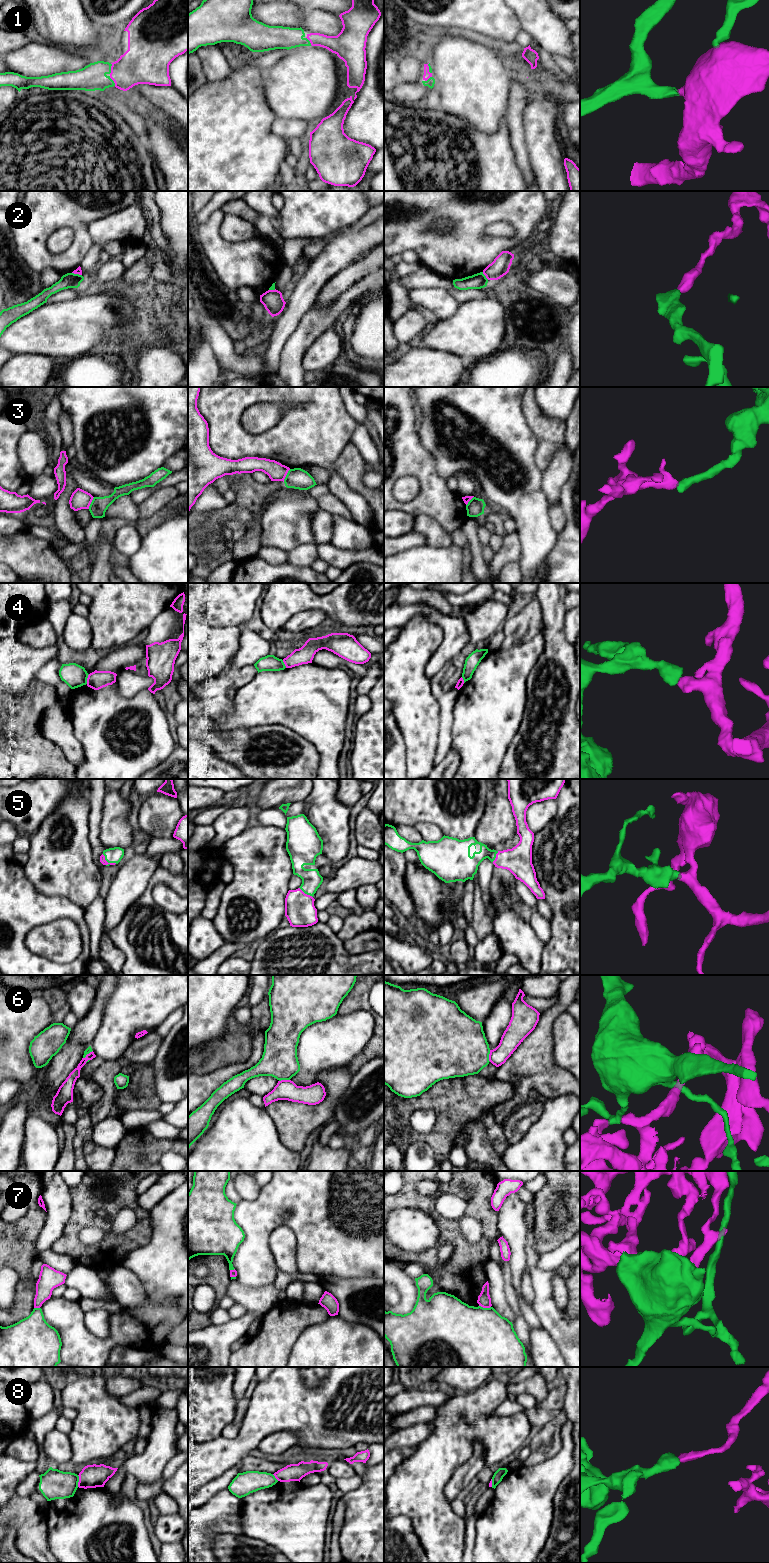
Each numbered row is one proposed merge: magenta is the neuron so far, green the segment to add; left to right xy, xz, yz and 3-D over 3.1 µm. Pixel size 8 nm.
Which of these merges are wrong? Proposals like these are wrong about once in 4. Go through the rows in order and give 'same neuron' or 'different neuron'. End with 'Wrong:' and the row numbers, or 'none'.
1: same neuron
2: different neuron
3: different neuron
4: different neuron
5: same neuron
6: same neuron
7: same neuron
8: different neuron
Wrong: 2, 3, 4, 8

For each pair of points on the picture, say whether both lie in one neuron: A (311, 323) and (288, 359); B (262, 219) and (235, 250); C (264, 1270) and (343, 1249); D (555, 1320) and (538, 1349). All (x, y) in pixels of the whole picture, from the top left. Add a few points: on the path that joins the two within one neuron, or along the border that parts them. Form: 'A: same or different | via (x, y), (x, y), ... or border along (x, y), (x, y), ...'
A: same | via (307, 332), (297, 343), (294, 350)
B: different | border along (261, 235), (278, 251)
C: same | via (261, 1240), (285, 1206), (313, 1219)
D: different | border along (542, 1327), (551, 1337), (560, 1353)

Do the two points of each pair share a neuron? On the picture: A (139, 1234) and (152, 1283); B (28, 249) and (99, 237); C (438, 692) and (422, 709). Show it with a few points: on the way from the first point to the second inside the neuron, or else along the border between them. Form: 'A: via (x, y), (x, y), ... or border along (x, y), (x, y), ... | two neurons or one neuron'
A: border along (151, 1224), (151, 1238), (123, 1260) | two neurons
B: border along (102, 217), (93, 220), (87, 228), (94, 243) | two neurons
C: border along (429, 682), (431, 692), (438, 703), (439, 719) | two neurons

